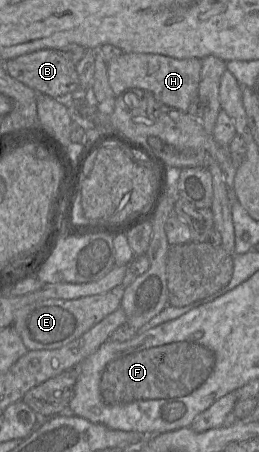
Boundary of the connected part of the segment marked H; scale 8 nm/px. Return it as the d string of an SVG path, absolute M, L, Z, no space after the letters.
M123 53L107 64L108 81L117 96L130 89L148 91L160 103L187 112L191 102L198 97L201 78L201 60L177 59L154 53Z

